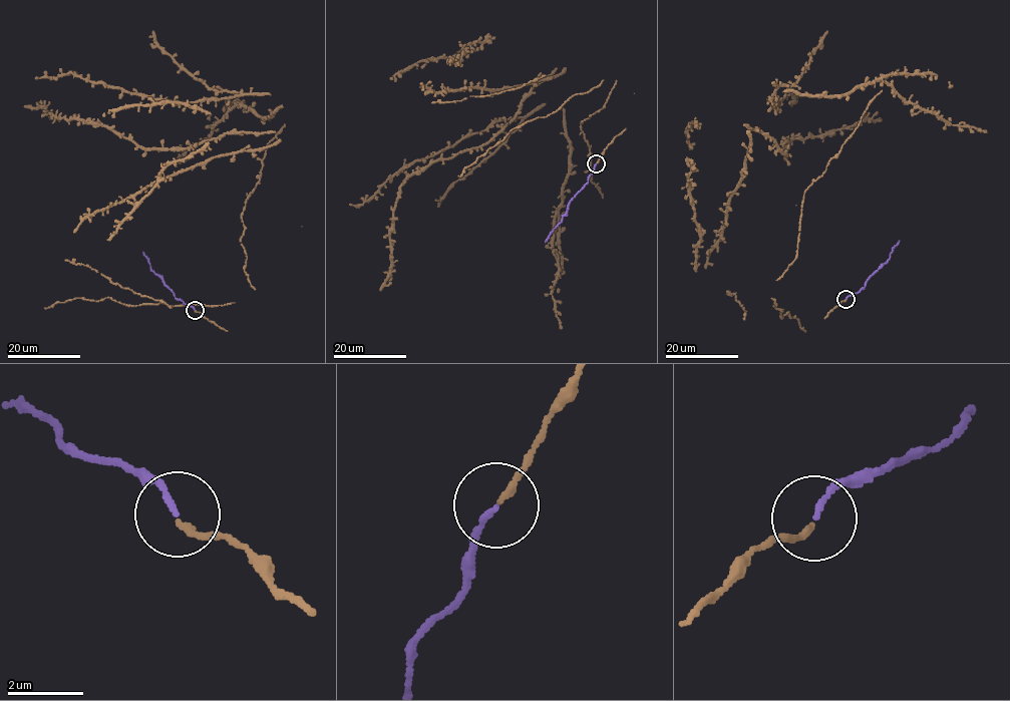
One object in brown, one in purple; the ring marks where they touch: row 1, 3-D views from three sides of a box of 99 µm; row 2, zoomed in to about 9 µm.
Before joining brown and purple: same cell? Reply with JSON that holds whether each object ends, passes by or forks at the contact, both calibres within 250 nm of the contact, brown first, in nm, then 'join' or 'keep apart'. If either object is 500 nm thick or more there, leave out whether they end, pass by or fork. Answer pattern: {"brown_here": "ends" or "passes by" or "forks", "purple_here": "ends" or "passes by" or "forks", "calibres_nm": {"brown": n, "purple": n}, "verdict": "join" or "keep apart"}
{"brown_here": "ends", "purple_here": "ends", "calibres_nm": {"brown": 160, "purple": 140}, "verdict": "join"}

